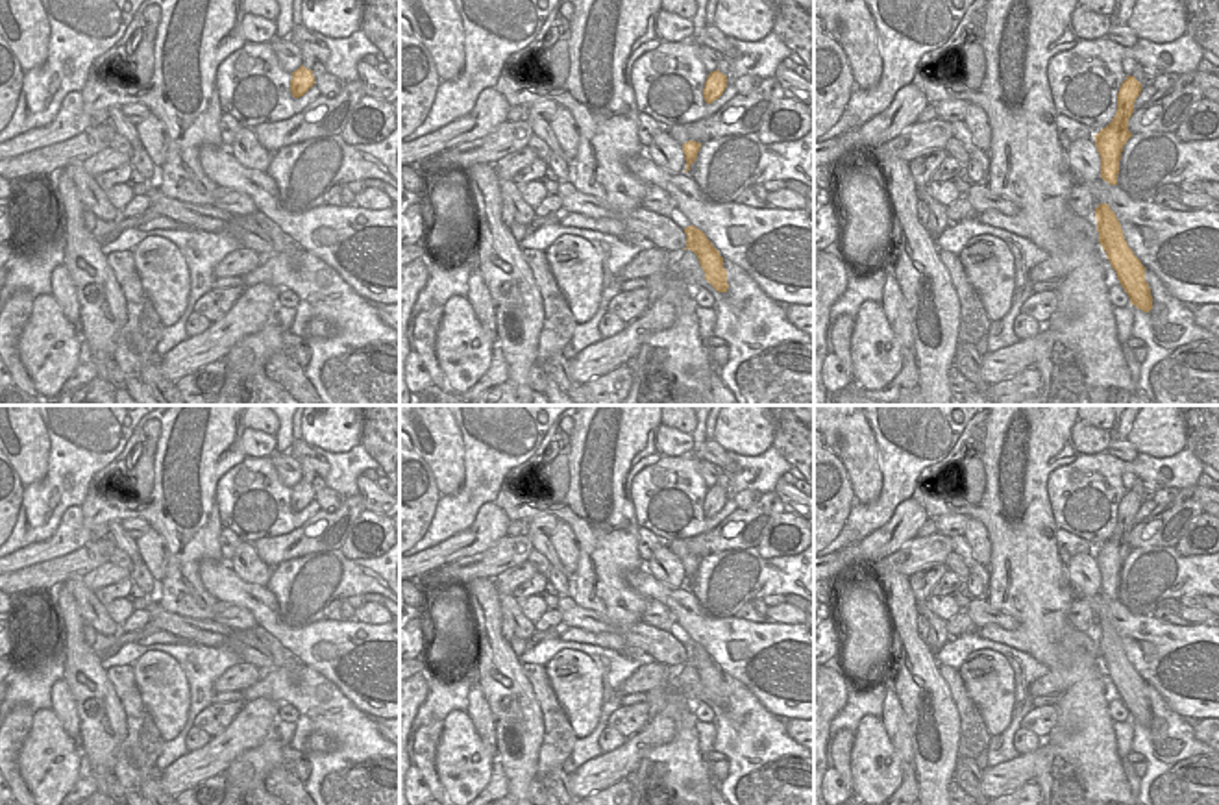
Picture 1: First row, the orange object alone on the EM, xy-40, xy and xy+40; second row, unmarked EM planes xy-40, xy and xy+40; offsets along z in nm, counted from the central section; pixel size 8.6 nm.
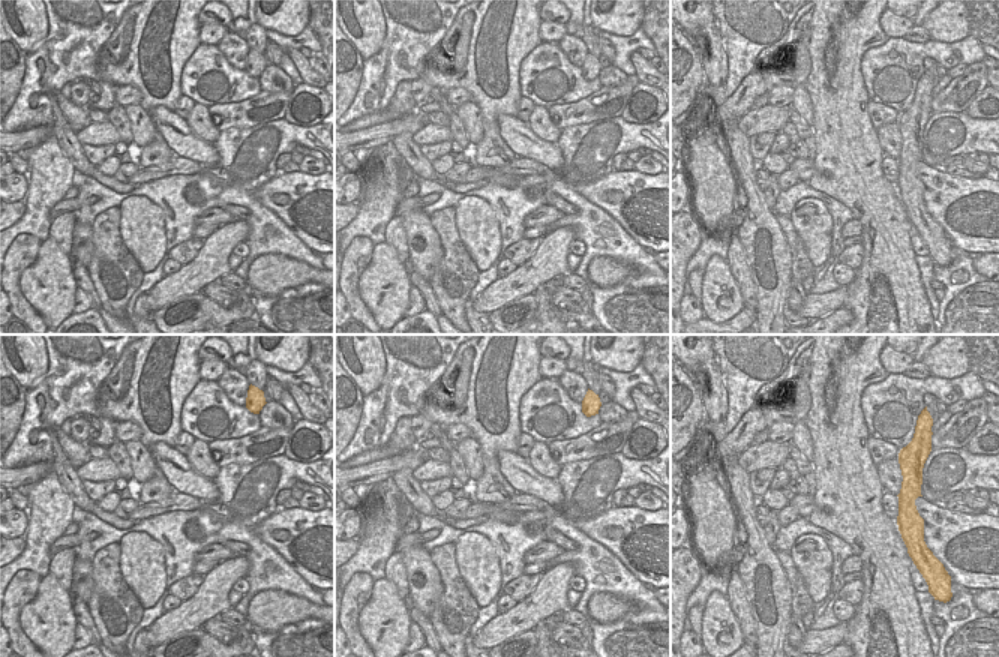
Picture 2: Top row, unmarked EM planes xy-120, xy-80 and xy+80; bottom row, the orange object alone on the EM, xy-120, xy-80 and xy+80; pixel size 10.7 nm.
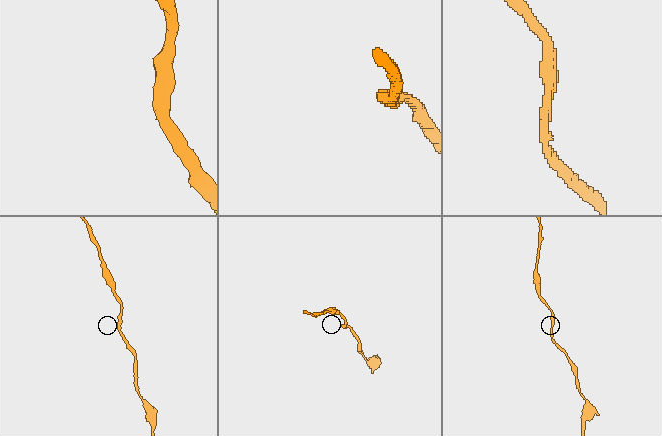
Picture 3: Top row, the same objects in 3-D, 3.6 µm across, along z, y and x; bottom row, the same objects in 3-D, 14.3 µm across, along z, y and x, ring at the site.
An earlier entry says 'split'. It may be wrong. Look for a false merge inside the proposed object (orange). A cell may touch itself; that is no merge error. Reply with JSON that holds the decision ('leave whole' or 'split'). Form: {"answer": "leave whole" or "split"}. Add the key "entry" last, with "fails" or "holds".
{"answer": "leave whole", "entry": "fails"}

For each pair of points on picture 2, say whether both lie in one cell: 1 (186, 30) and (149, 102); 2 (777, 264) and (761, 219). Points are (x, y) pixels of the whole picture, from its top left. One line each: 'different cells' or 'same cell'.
1: same cell
2: same cell

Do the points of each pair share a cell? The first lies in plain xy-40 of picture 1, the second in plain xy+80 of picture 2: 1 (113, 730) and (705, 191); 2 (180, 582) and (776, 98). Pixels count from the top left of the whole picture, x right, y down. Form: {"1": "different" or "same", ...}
{"1": "different", "2": "different"}

